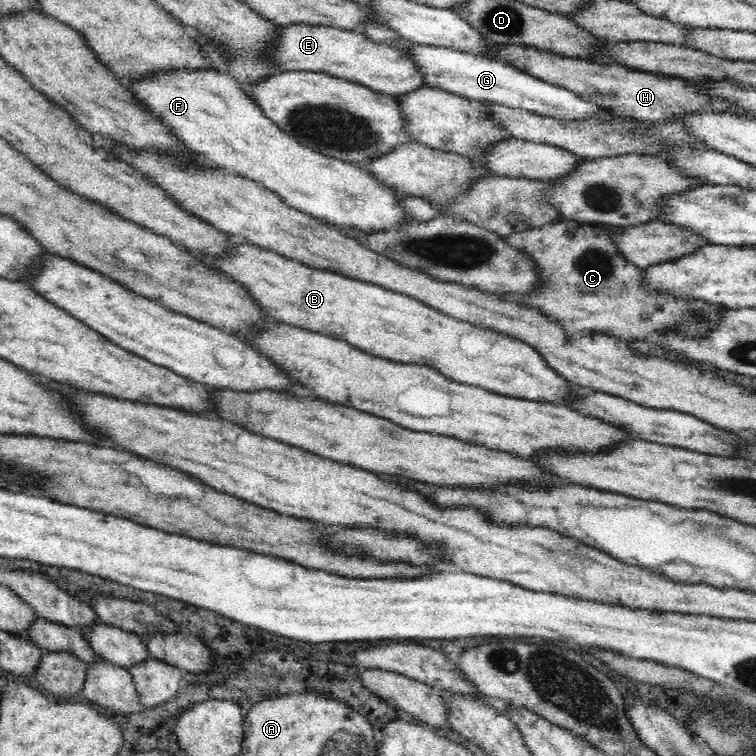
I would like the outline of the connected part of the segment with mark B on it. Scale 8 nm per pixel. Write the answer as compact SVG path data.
M231 239L220 256L209 256L203 250L191 250L181 244L179 246L184 253L190 253L192 257L204 261L210 269L220 271L238 285L242 285L250 293L252 303L256 303L266 316L282 323L335 337L377 358L432 367L455 382L481 387L508 397L560 404L560 401L568 399L571 394L572 384L558 375L533 346L442 314L408 295L370 282L365 283L331 270L290 260L281 254L261 249L244 240L232 241Z

